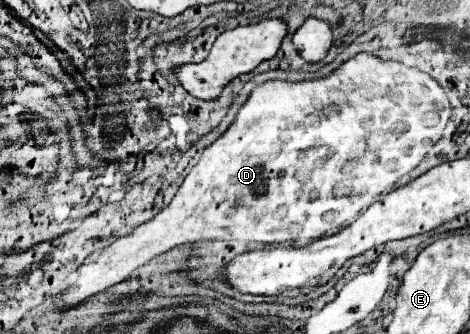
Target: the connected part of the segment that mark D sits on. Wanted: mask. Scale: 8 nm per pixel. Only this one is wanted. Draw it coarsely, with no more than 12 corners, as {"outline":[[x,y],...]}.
{"outline":[[359,53],[257,85],[69,311],[203,239],[313,241],[419,165],[443,87]]}

